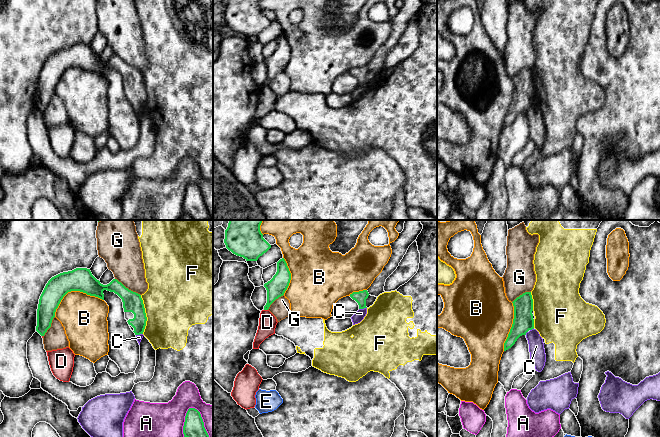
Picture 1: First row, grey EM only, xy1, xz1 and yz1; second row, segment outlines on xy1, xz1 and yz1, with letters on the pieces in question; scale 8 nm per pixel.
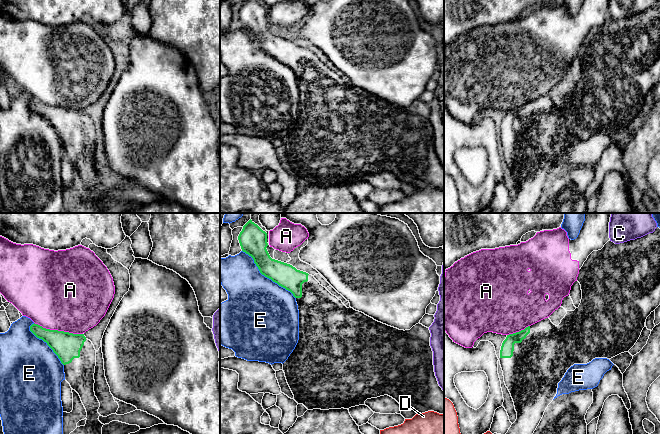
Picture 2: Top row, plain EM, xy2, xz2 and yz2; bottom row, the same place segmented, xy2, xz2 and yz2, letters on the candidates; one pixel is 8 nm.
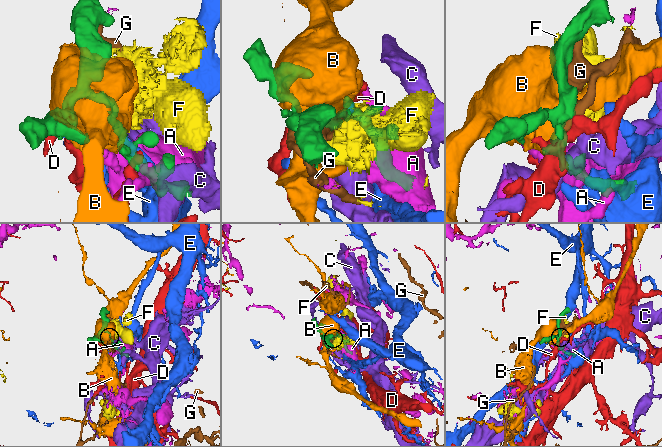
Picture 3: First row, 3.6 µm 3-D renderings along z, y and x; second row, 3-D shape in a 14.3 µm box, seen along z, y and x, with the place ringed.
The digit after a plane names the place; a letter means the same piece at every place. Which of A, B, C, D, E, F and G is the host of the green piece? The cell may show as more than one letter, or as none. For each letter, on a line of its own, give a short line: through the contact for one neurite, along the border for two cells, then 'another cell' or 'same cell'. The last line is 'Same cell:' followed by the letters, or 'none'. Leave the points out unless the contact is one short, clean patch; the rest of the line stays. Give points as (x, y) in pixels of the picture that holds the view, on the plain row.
A: another cell
B: another cell
C: line xz1 (366, 83), (359, 85); another cell
D: line xz1 (264, 85), (267, 86); another cell
E: another cell
F: line xy1 (140, 71), (146, 93), (143, 109); another cell
G: another cell
Same cell: none

